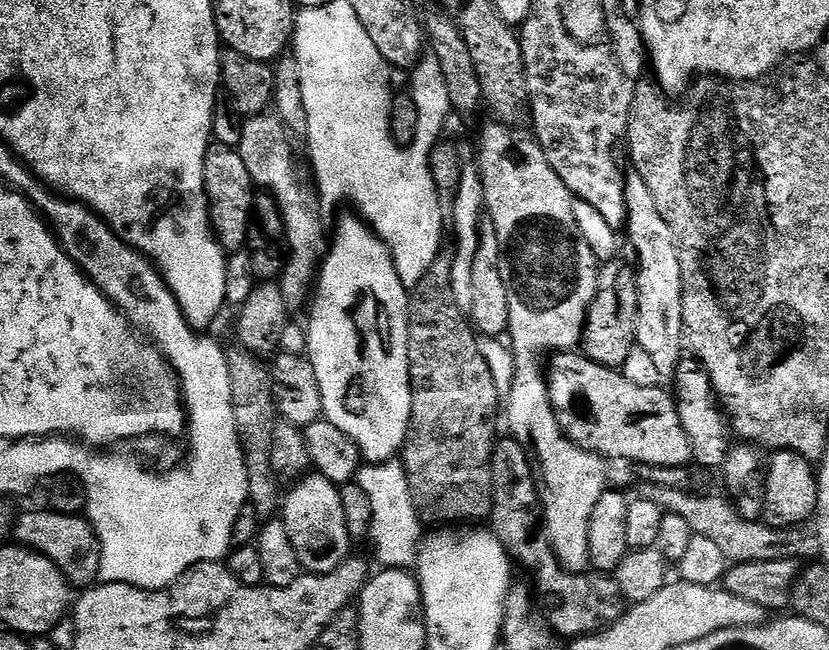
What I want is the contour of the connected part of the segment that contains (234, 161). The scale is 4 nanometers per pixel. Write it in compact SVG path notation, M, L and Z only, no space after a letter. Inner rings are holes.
M209 144L204 163L204 189L208 195L212 231L216 239L220 241L225 253L241 251L248 242L254 185L250 170L246 170L246 162L242 162L240 151L225 144Z

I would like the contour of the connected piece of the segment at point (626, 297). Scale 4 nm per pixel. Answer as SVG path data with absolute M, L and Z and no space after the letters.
M624 258L607 261L601 267L596 297L584 323L584 355L607 368L619 369L636 347L637 319L638 286L635 267Z

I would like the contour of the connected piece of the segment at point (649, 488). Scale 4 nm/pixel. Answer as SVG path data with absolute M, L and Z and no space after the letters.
M644 484L643 499L658 502L665 512L682 514L690 522L693 533L702 538L710 538L722 550L722 554L732 564L742 562L766 562L767 560L791 560L799 557L804 540L796 528L775 528L760 520L742 518L731 503L727 504L720 496L683 492L673 488L663 488L657 484Z

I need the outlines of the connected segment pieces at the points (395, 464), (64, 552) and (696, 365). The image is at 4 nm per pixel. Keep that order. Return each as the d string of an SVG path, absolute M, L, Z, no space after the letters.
M393 458L386 463L361 465L354 482L362 486L362 490L370 497L370 506L374 513L370 542L376 548L376 554L383 563L381 565L385 569L413 569L418 561L424 524L413 500L413 491L410 490L409 476L406 474L403 461Z
M51 510L21 511L14 525L14 536L19 543L37 549L50 557L64 571L69 585L84 590L100 580L100 539L83 515L71 516Z
M688 354L681 360L676 375L674 377L674 395L676 398L676 409L678 410L678 418L682 418L682 426L686 430L686 438L690 438L690 446L692 447L692 455L695 463L699 467L709 470L716 470L726 462L727 454L734 445L734 436L730 431L730 421L712 388L712 379L710 374L704 369L703 364L696 359L695 356Z

